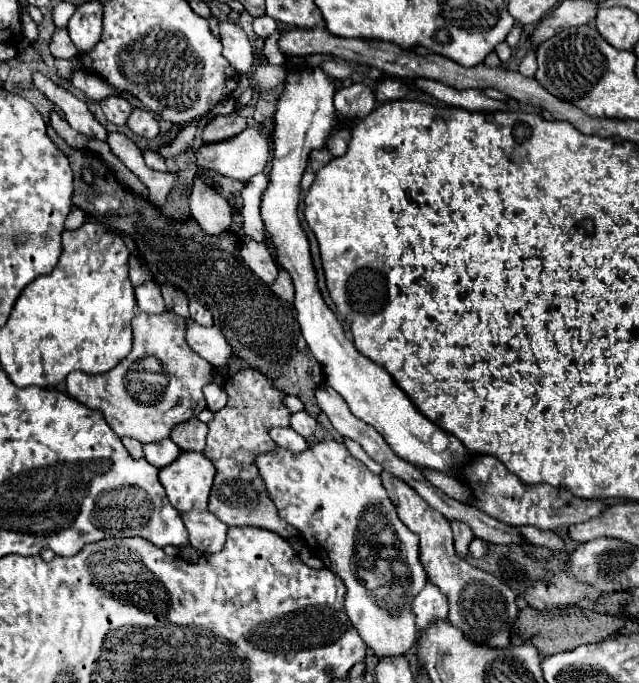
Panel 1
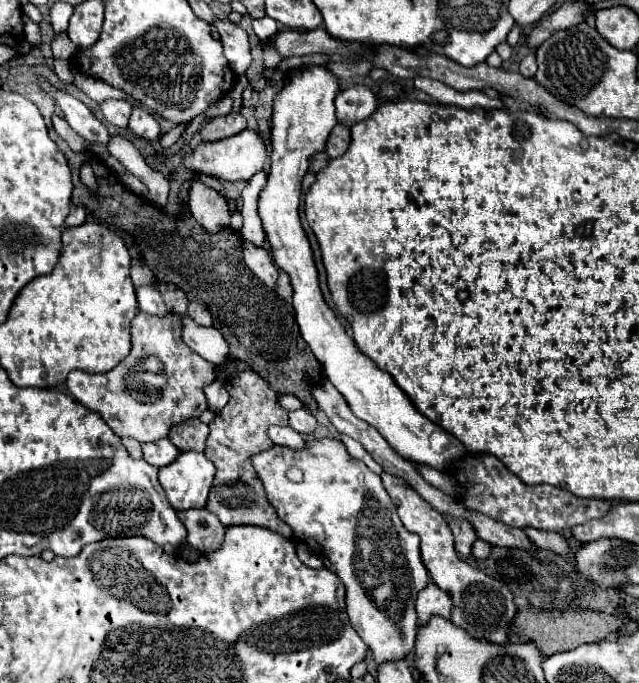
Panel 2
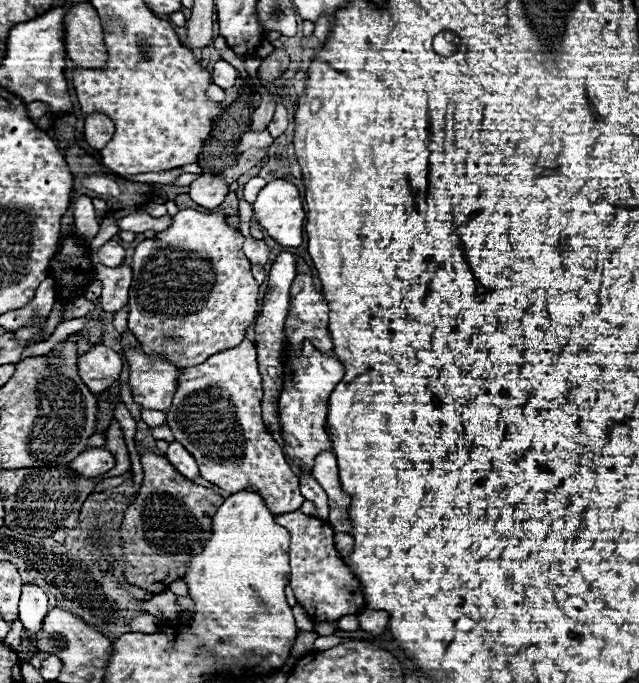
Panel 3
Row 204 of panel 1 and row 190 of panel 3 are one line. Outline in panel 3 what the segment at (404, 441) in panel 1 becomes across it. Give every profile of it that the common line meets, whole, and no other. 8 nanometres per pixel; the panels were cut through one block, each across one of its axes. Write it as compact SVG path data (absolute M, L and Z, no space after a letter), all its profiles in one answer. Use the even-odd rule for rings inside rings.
M286 180L268 182L254 202L256 222L282 246L302 244L304 210L298 188Z

